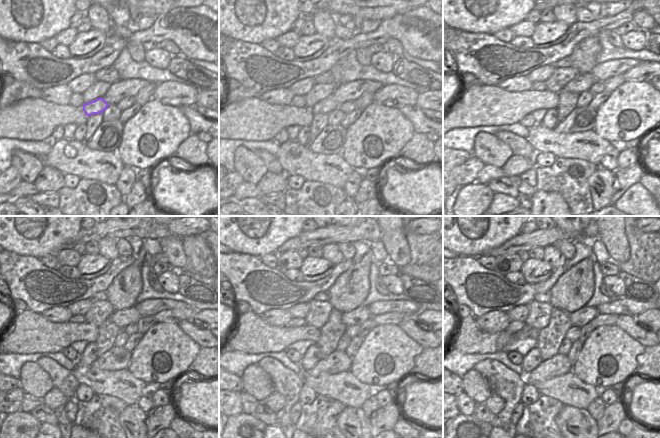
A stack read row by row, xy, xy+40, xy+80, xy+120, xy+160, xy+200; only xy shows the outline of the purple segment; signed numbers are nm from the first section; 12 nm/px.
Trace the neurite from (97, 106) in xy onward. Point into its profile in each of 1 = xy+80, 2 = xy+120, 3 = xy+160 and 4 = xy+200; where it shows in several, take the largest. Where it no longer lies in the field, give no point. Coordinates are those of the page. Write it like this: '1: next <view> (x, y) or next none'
1: next xy+80 (567, 94)
2: next xy+120 (122, 318)
3: next xy+160 (357, 316)
4: next xy+200 (579, 318)

